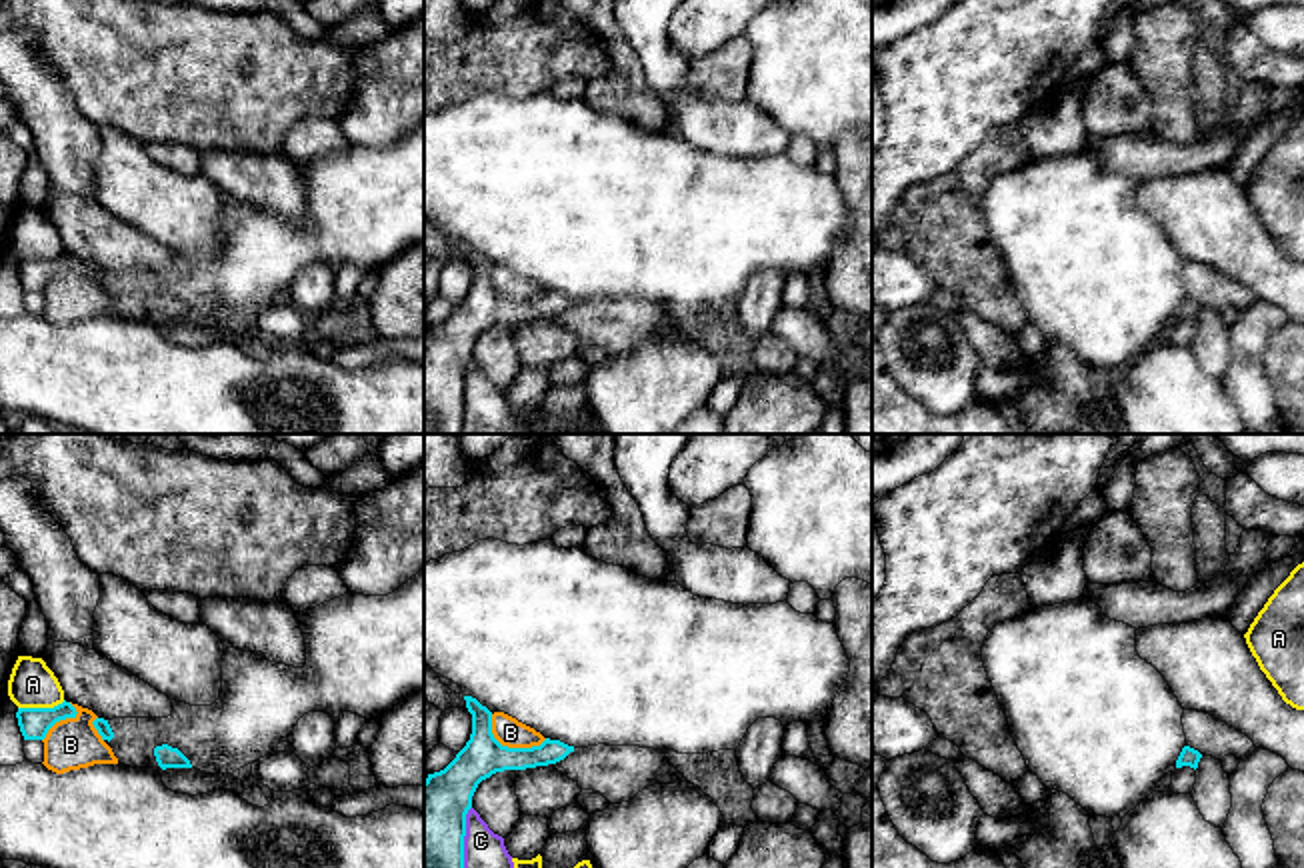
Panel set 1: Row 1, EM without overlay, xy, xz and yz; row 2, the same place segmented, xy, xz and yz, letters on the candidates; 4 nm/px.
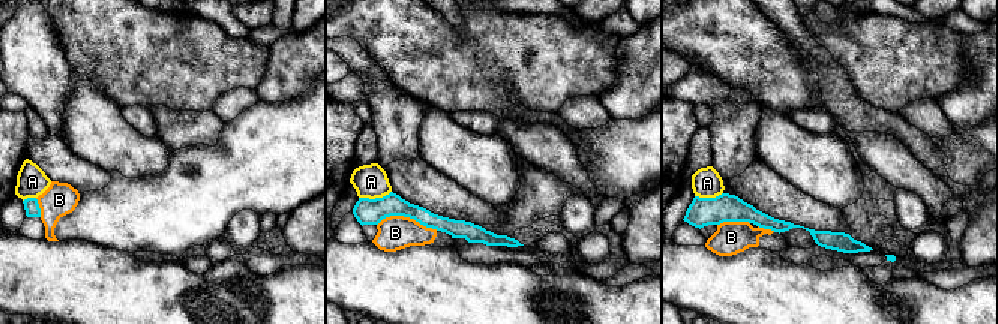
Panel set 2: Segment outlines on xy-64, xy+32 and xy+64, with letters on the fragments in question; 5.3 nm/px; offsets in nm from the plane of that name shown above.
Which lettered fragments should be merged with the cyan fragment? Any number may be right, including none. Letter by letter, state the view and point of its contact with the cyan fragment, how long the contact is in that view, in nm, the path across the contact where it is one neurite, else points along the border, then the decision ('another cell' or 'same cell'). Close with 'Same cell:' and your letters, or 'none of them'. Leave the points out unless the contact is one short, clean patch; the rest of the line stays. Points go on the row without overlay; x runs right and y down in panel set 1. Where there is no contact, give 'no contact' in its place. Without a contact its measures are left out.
A: meets cyan in xy at (40, 260); contact 190 nm long; another cell
B: meets cyan in xz at (510, 300); contact 260 nm long; border along xz (490, 266), (490, 284), (502, 296), (538, 298), (546, 290); another cell
C: meets cyan in xz at (462, 396); contact 300 nm long; another cell
Same cell: none of them

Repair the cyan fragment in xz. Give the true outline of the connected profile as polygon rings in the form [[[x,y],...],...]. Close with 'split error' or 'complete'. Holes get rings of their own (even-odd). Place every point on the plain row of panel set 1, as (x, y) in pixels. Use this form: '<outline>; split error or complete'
[[[464,248],[472,286],[456,310],[424,332],[424,434],[462,434],[466,366],[478,336],[496,324],[564,312],[574,298],[546,290],[540,298],[508,300],[492,286],[492,264]]]; complete

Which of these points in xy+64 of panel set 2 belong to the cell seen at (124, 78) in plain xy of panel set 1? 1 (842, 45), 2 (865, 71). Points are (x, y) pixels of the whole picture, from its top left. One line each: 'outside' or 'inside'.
1: inside
2: inside

